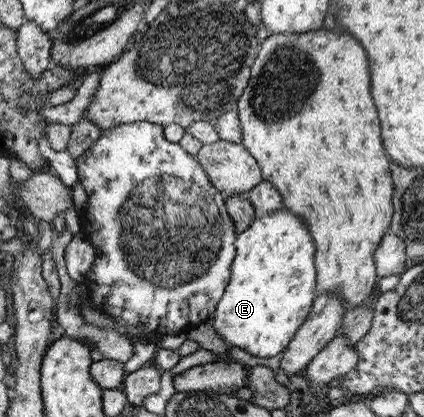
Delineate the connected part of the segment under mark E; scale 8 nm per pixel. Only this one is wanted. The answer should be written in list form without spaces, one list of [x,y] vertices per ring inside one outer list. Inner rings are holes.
[[[281,207],[264,214],[256,214],[251,223],[236,235],[234,246],[228,285],[214,309],[211,325],[223,342],[230,343],[230,347],[242,349],[252,355],[254,360],[273,357],[287,348],[295,330],[305,322],[311,303],[316,297],[315,245],[303,221],[299,221],[299,217],[287,213]]]

